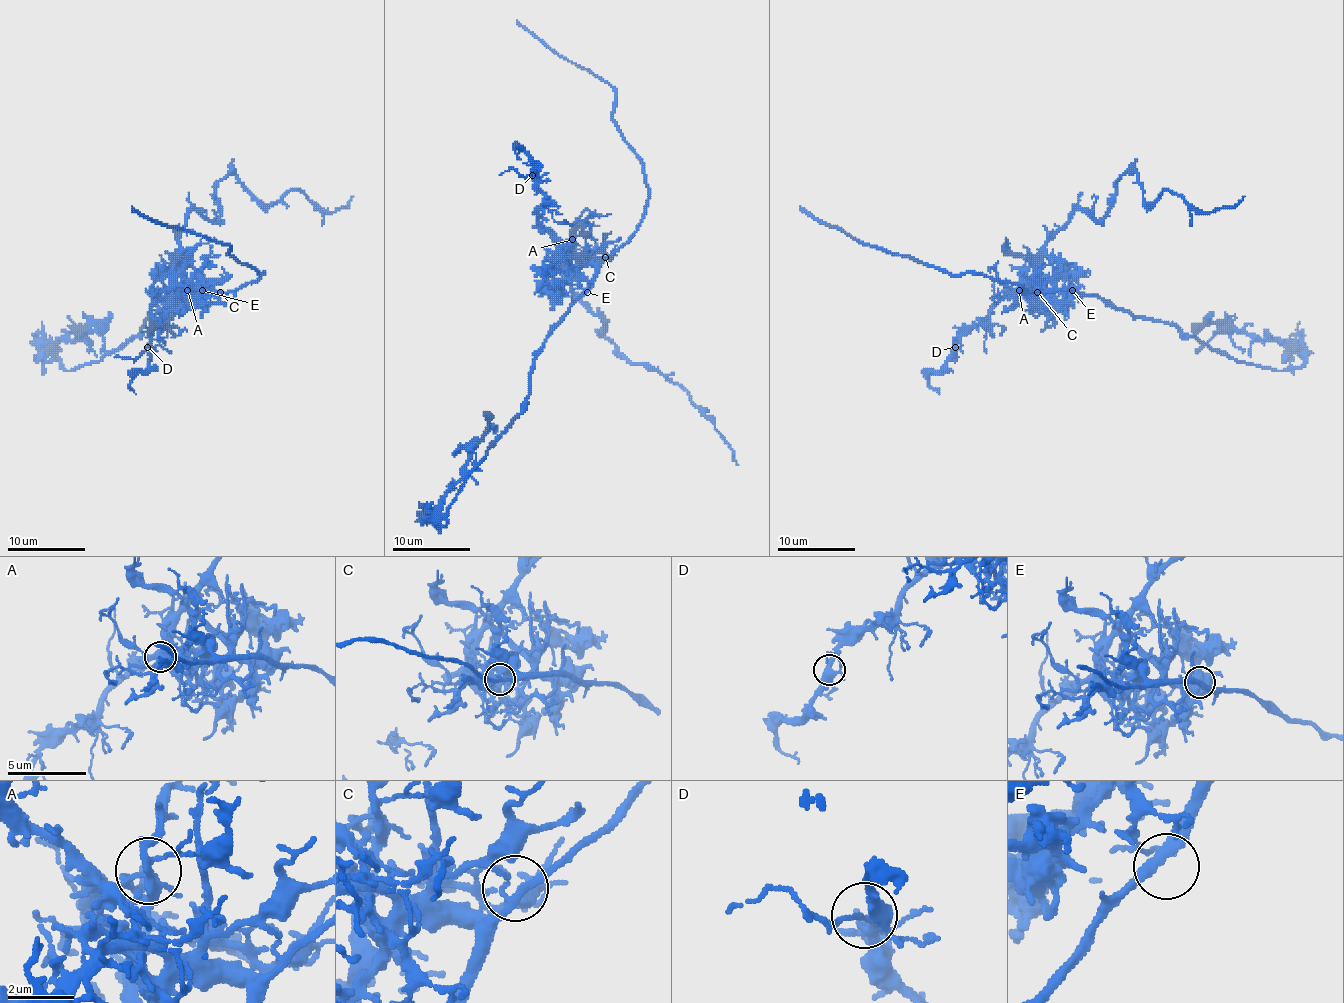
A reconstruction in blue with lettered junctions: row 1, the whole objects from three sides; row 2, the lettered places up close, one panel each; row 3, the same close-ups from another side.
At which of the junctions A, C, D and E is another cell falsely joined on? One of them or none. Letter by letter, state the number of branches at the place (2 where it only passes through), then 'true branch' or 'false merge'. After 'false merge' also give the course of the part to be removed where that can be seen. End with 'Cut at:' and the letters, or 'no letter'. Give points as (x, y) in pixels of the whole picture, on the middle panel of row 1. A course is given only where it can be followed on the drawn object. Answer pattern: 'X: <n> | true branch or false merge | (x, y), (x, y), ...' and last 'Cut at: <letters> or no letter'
A: 4 | false merge | (572, 239), (560, 249), (564, 278), (601, 320), (601, 335), (619, 357), (658, 369), (685, 390), (738, 464)
C: 2 | true branch
D: 4 | true branch
E: 4 | true branch
Cut at: A

